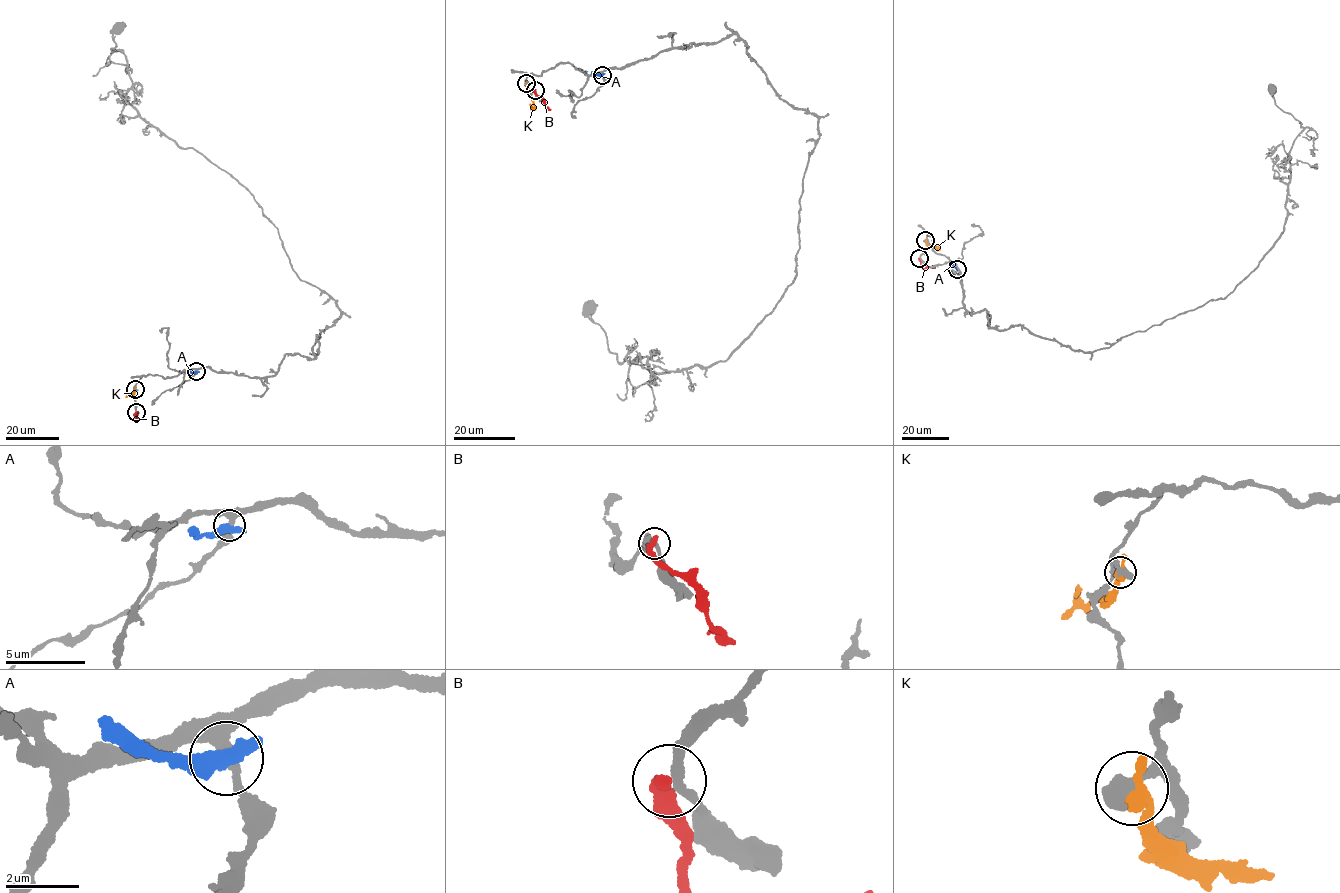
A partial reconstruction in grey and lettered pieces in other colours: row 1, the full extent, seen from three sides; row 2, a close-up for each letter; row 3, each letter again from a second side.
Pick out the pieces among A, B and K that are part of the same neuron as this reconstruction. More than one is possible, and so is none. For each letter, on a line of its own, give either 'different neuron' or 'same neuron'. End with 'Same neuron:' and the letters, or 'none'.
A: different neuron
B: different neuron
K: different neuron
Same neuron: none

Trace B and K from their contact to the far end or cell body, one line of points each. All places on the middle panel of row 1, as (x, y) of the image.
B: (535, 91), (550, 109)
K: (526, 84), (534, 106), (529, 103)

